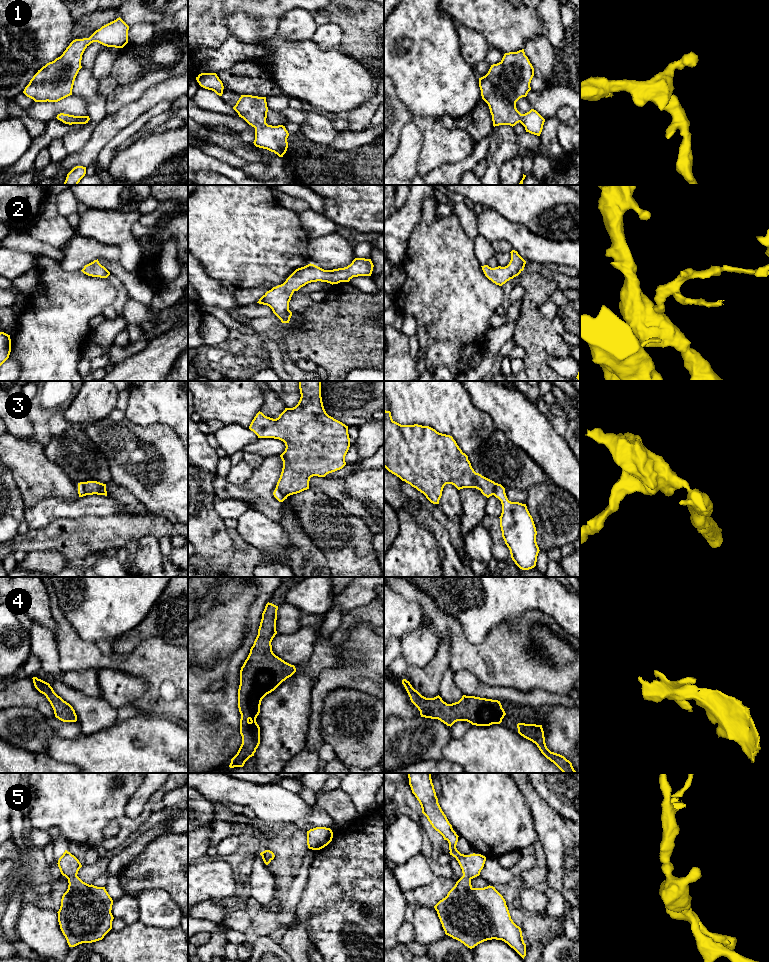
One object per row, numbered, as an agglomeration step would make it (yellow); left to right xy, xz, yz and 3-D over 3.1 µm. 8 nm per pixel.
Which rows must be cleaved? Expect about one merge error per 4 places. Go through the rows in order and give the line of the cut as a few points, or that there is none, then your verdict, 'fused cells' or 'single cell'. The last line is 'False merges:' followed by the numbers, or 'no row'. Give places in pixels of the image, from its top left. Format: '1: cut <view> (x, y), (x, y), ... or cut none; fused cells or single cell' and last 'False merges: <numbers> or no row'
1: cut none; single cell
2: cut none; single cell
3: cut xy (82, 482), (84, 491), (87, 494); fused cells
4: cut none; single cell
5: cut none; single cell
False merges: 3

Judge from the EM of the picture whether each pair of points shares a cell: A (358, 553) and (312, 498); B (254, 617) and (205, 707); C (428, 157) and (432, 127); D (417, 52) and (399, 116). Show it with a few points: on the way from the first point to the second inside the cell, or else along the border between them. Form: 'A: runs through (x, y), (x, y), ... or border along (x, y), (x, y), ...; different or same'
A: runs through (344, 539), (317, 512); same
B: runs through (248, 641), (231, 665), (229, 688); same
C: runs through (432, 150), (432, 134); same
D: border along (394, 85), (402, 103), (421, 117); different

